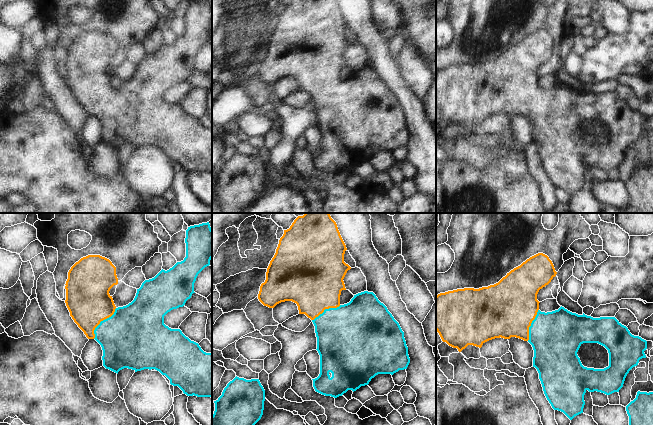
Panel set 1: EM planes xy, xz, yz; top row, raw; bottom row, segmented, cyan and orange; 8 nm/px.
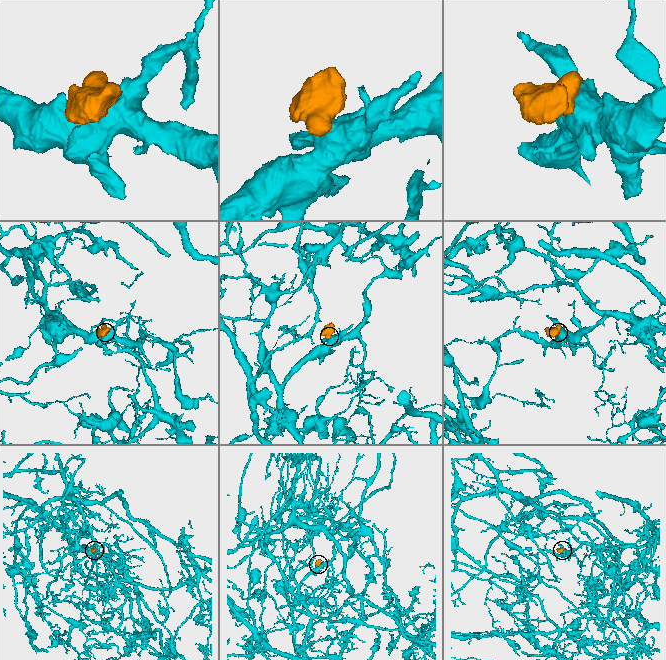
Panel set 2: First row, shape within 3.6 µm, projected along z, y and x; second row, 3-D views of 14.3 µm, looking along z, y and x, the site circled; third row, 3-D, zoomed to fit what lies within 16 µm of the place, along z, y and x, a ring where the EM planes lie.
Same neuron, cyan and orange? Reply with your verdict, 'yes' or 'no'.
yes

